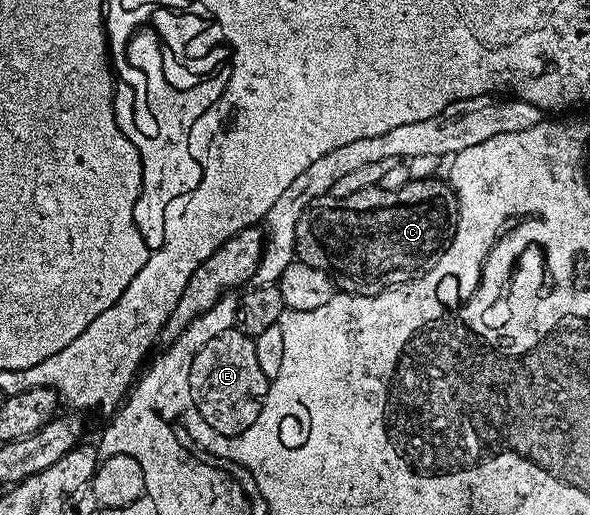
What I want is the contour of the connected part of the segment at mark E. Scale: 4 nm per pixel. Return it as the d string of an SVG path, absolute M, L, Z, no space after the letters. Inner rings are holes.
M237 328L220 332L220 336L215 336L208 344L204 344L204 348L200 348L200 352L196 352L196 356L188 363L188 381L192 404L197 408L198 414L204 416L215 433L226 440L245 435L246 430L252 428L256 416L260 416L271 383L271 379L266 378L260 368L254 338Z

